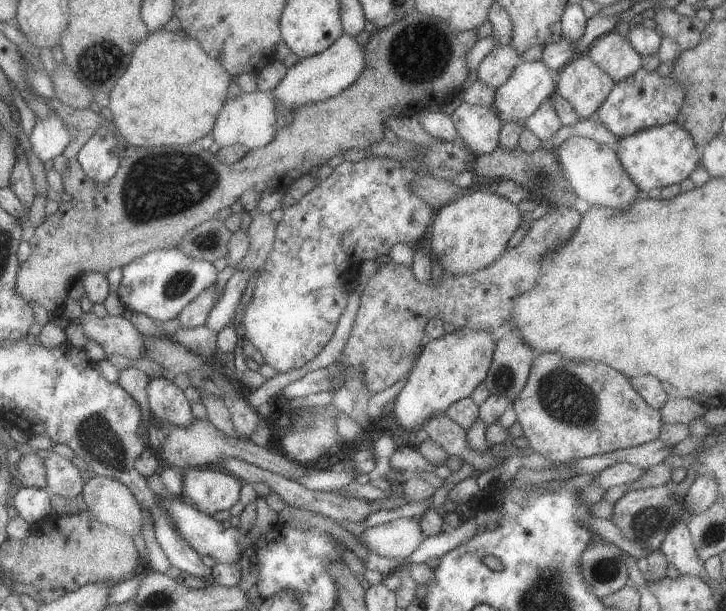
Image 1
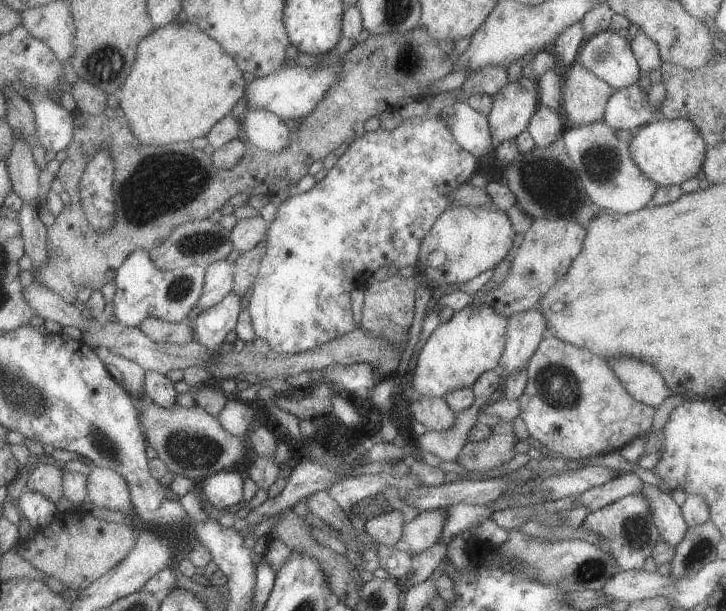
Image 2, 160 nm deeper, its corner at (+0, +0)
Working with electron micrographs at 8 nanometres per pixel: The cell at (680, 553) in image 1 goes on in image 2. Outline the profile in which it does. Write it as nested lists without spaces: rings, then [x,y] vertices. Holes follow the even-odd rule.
[[[643,483],[639,494],[647,501],[651,525],[657,529],[661,540],[673,548],[684,537],[687,525],[683,520],[680,506],[675,504],[669,493]]]

